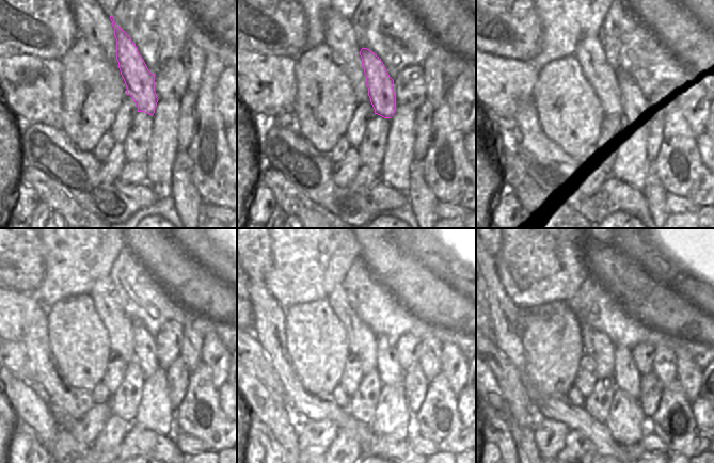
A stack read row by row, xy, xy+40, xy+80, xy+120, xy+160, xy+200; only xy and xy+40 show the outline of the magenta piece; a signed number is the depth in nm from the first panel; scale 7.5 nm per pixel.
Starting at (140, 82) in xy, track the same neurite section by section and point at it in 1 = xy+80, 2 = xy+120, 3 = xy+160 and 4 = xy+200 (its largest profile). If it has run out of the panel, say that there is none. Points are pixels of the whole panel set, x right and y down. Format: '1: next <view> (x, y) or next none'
1: next xy+80 (625, 116)
2: next xy+120 (144, 347)
3: next xy+160 (390, 371)
4: next xy+200 (627, 377)

